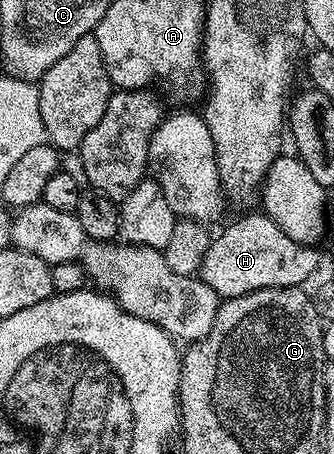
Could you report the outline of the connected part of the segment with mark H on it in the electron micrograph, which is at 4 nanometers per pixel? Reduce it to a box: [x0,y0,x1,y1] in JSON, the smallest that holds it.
[200,211,318,298]

